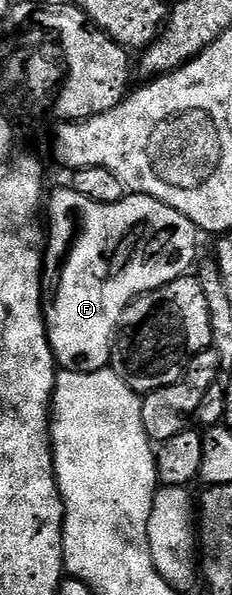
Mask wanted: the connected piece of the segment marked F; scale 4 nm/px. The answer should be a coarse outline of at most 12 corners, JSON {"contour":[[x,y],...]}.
{"contour":[[160,199],[44,205],[42,315],[68,373],[107,368],[130,302],[189,274]]}

